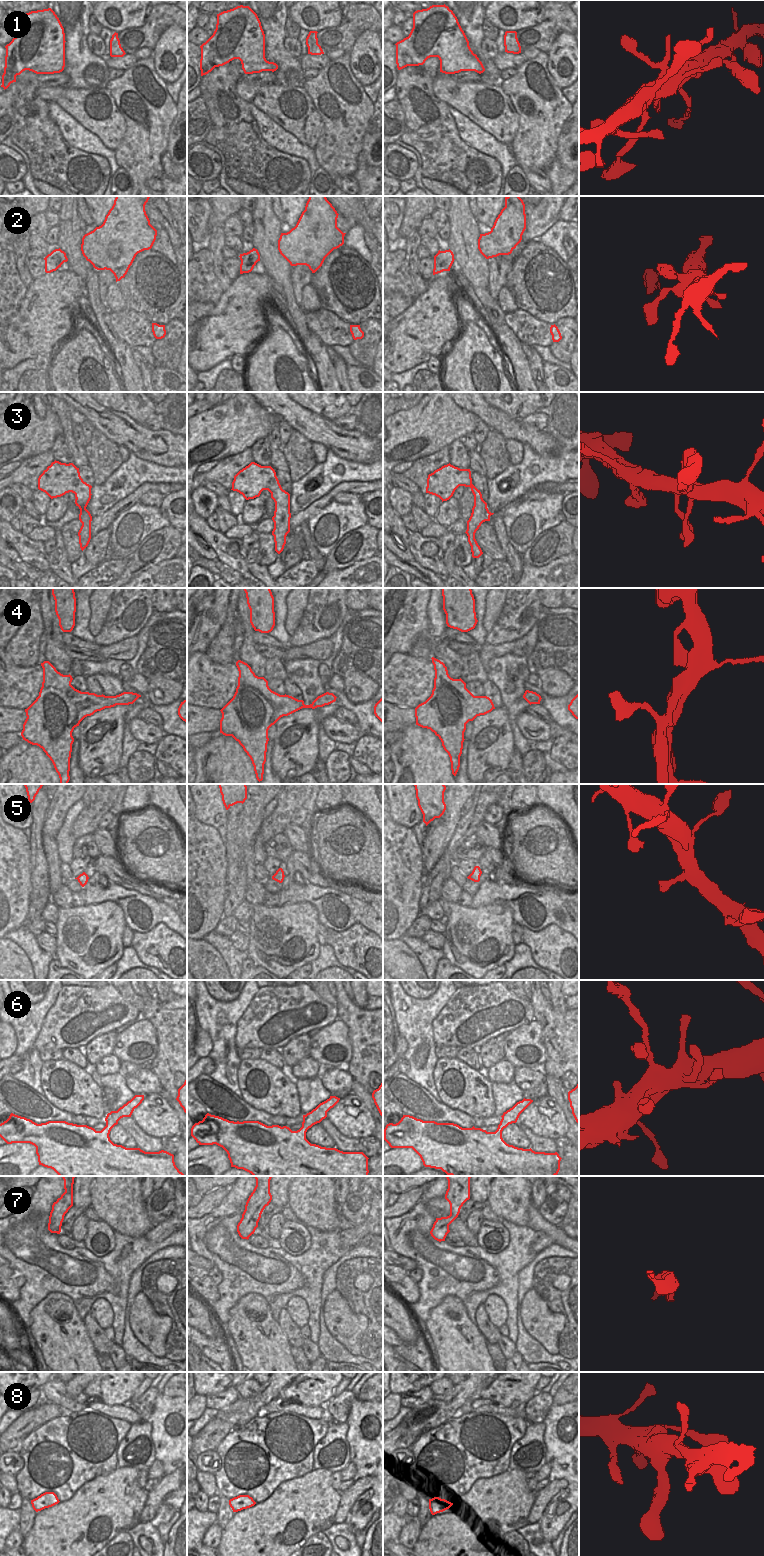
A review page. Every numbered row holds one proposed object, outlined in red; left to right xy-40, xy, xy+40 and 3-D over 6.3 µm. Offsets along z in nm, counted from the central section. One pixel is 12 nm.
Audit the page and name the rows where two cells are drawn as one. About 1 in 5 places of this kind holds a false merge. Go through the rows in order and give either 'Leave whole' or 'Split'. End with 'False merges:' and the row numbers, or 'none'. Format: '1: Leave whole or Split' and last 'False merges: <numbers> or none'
1: Leave whole
2: Leave whole
3: Leave whole
4: Leave whole
5: Leave whole
6: Leave whole
7: Leave whole
8: Leave whole
False merges: none.

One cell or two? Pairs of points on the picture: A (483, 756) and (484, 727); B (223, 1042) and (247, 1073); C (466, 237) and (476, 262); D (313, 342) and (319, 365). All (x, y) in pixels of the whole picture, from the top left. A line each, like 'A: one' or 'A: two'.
A: one
B: two
C: one
D: one

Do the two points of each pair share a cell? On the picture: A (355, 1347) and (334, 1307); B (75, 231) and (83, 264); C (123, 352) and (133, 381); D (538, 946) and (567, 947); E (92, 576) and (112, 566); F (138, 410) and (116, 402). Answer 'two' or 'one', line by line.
A: one
B: one
C: one
D: one
E: one
F: one

